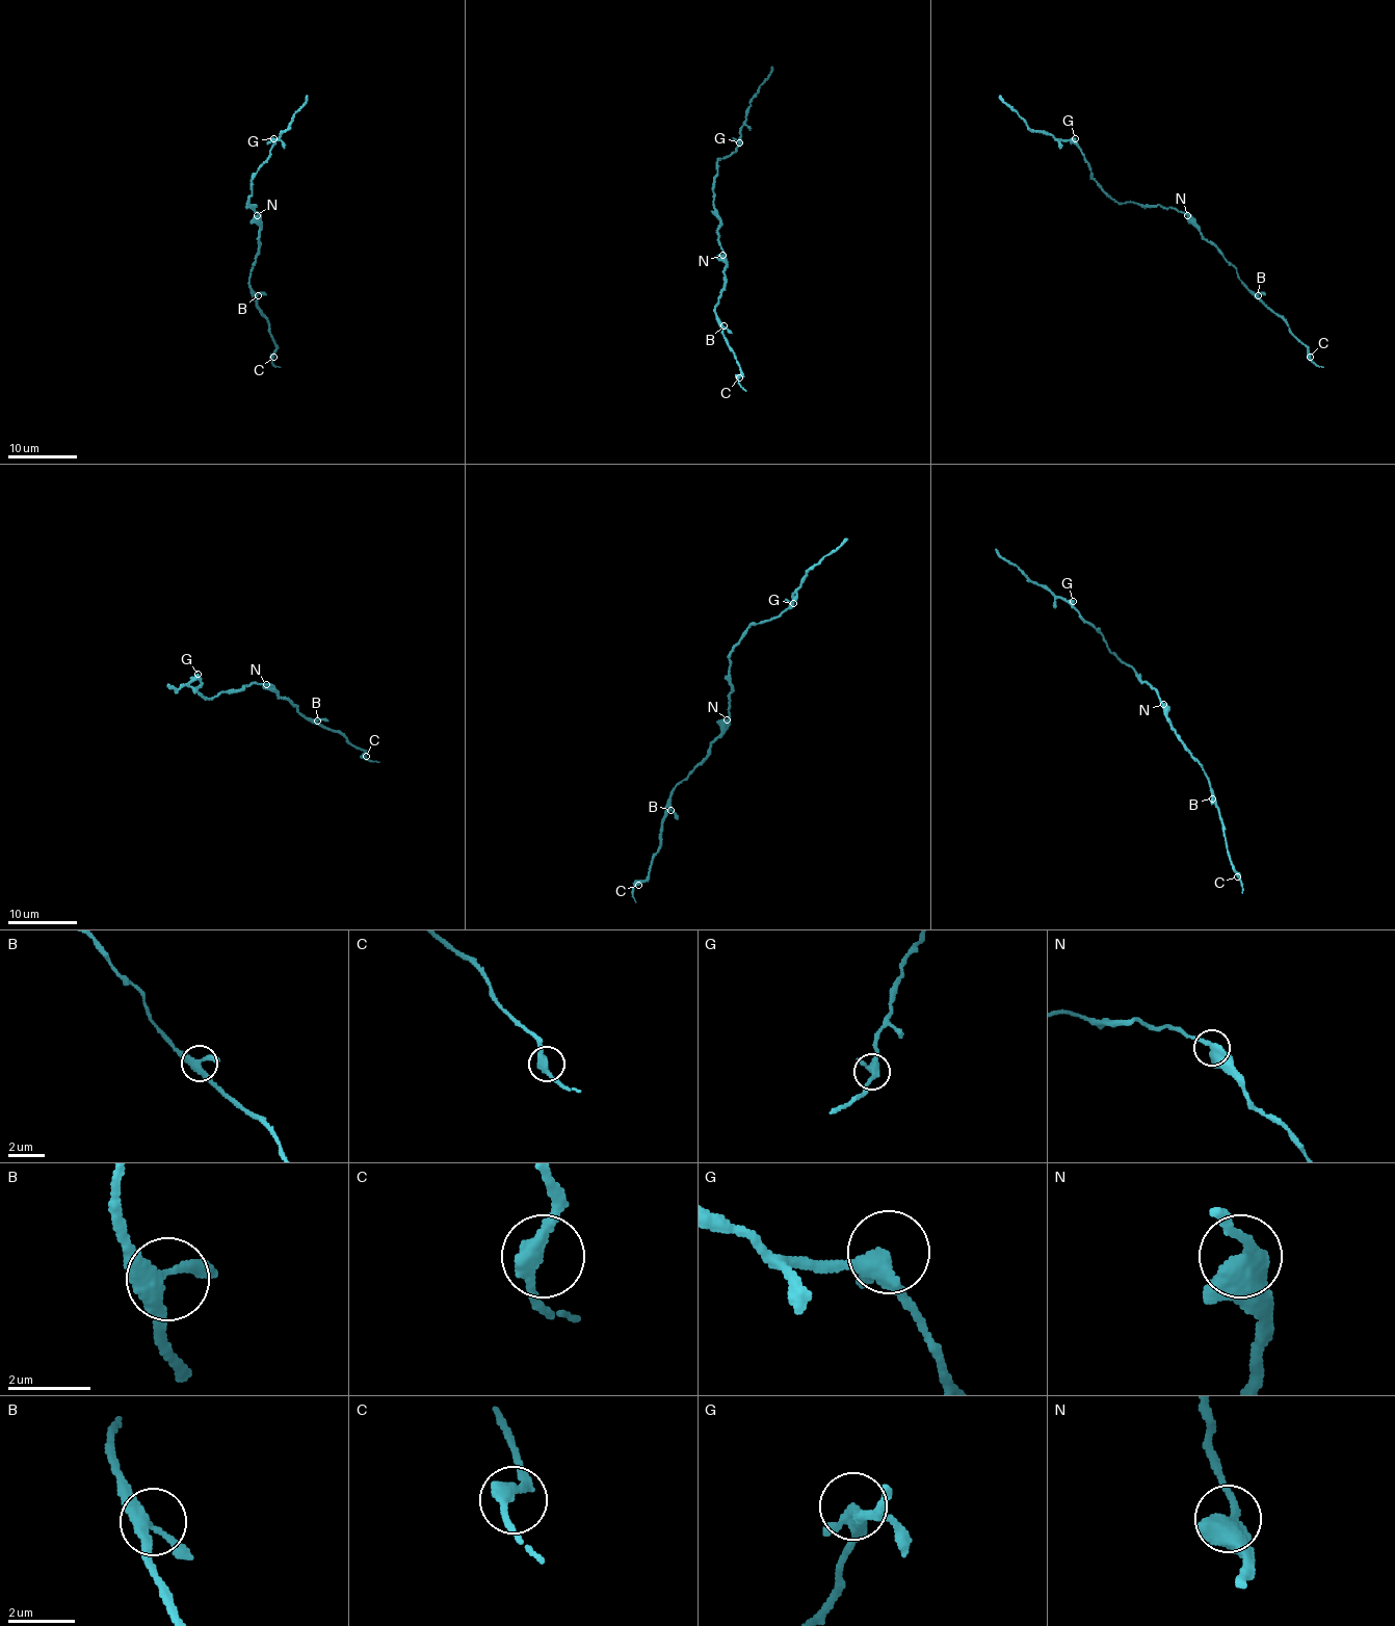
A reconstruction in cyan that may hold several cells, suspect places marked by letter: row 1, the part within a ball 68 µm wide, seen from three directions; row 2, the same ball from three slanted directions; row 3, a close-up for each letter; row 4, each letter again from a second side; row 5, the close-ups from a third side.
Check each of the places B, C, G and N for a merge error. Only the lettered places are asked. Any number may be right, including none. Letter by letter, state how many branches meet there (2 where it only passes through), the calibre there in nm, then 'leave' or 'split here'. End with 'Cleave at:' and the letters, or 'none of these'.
B: branches 3; calibre 320 nm; leave
C: branches 2; calibre 360 nm; leave
G: branches 3; calibre 300 nm; leave
N: branches 2; calibre 500 nm; leave
Cleave at: none of these

